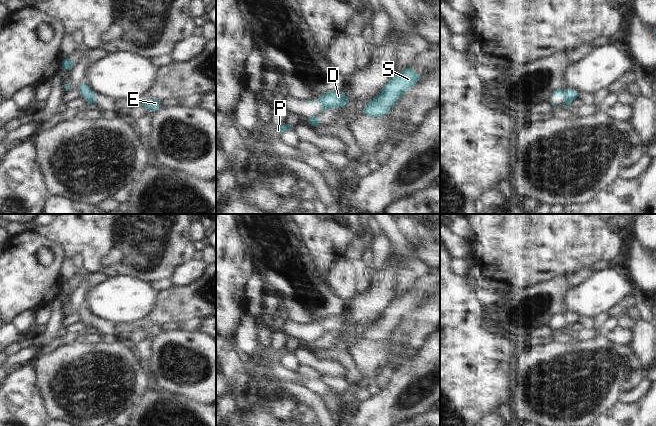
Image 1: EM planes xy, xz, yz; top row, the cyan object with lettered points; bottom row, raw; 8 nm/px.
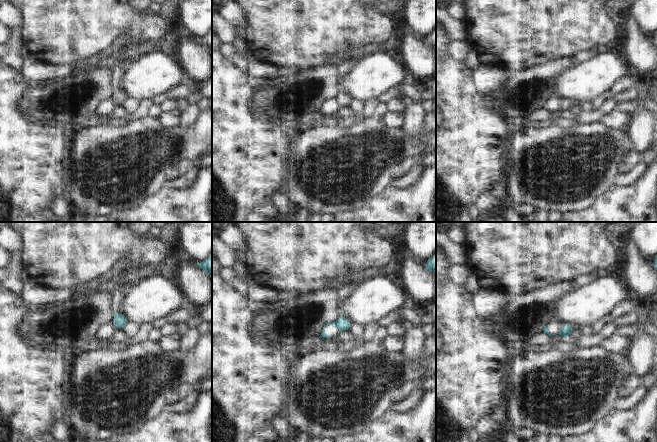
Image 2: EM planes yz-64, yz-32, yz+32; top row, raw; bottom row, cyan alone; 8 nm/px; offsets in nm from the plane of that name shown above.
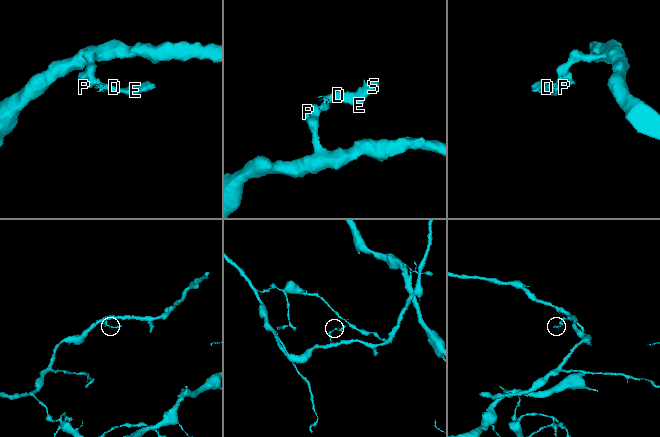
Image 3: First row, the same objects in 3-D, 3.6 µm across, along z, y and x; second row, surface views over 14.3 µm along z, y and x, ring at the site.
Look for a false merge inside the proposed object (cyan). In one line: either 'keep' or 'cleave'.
cleave

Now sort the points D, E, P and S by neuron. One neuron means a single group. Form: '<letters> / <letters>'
D E S / P

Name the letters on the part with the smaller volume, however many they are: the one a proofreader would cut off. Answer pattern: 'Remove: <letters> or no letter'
Remove: D, E, S

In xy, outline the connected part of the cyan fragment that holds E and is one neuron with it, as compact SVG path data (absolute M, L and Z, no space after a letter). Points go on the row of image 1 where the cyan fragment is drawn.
M158 99L147 100L139 104L144 106L147 110L151 110L153 112L156 112L158 109L161 108L161 101Z

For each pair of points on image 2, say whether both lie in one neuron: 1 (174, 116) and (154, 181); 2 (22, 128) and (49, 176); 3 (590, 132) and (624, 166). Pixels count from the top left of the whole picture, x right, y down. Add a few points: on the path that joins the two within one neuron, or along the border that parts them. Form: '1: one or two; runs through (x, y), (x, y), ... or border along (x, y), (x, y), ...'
1: two; border along (157, 119), (166, 128), (174, 128), (179, 125)
2: one; runs through (22, 140), (22, 150), (37, 165)
3: two; border along (633, 148), (623, 155), (618, 173)

